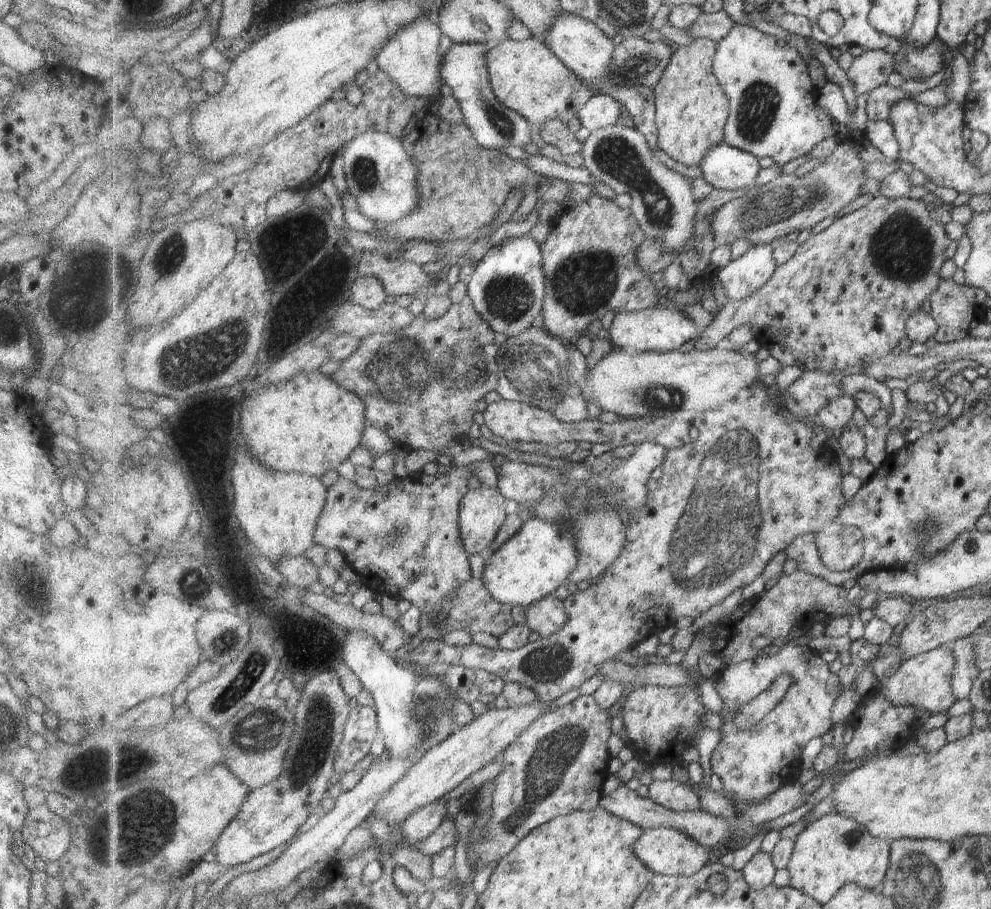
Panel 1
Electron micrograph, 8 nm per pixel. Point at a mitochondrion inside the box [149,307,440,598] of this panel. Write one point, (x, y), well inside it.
(191, 367)

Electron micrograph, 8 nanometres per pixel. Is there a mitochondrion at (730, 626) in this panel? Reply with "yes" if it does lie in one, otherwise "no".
no

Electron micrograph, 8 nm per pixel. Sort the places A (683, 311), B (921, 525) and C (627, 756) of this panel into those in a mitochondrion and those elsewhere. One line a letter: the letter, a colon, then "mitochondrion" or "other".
A: other
B: mitochondrion
C: other

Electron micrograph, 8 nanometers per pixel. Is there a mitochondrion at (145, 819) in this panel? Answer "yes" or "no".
yes

